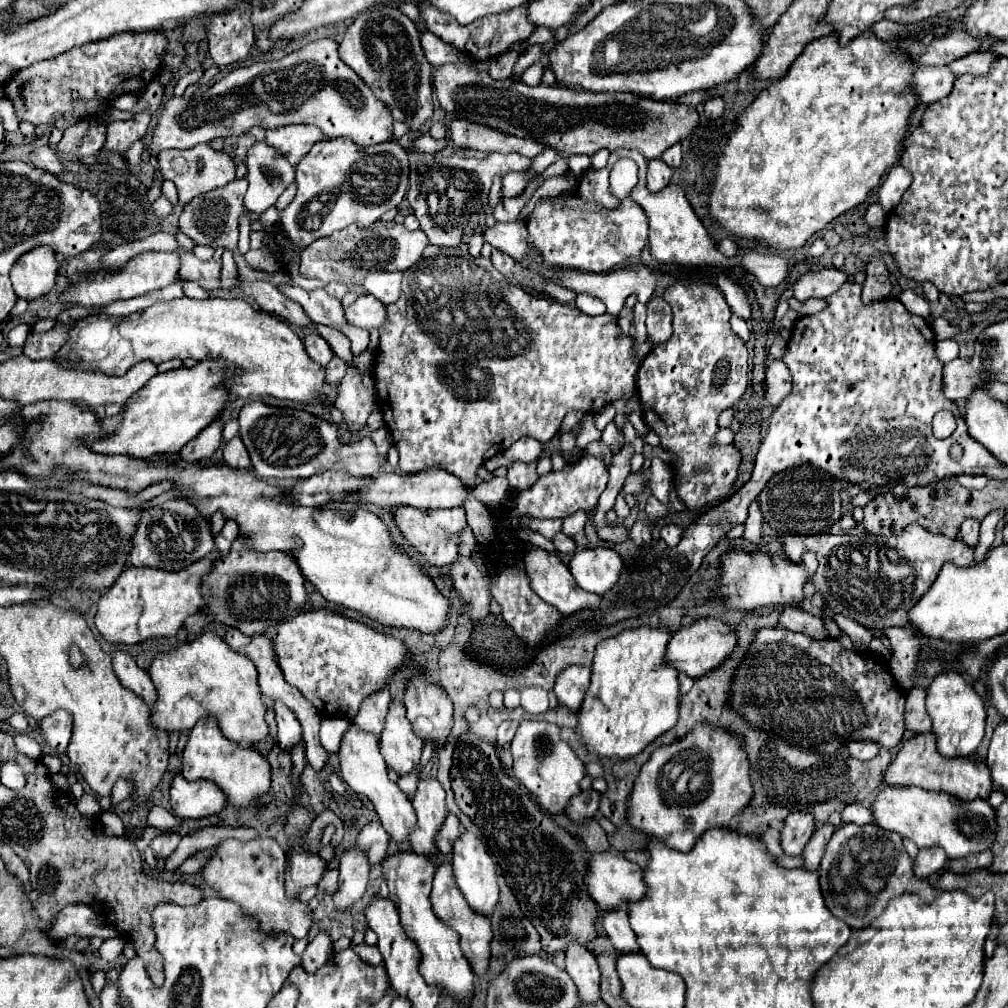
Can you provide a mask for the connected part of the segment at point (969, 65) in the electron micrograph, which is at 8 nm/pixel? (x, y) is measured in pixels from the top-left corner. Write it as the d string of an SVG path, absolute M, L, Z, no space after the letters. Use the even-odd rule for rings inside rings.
M976 51L976 53L970 53L970 55L964 55L960 59L956 59L954 63L950 63L950 71L958 77L958 75L964 75L964 73L972 73L972 75L980 75L980 73L986 73L990 63L996 59L996 55L988 53L988 51Z

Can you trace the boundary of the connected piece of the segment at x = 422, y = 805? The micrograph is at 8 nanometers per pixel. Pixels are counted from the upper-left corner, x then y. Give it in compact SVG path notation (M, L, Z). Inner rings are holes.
M422 777L418 781L418 791L412 799L412 805L416 809L416 827L412 831L412 851L416 855L424 855L430 859L436 859L438 847L436 847L436 835L444 825L446 819L446 793L442 785L432 777Z

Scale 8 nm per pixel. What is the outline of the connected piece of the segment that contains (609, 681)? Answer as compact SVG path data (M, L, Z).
M628 629L596 645L592 681L576 711L576 733L582 747L600 759L628 759L642 753L652 741L678 721L678 671L664 665L670 635L664 629Z

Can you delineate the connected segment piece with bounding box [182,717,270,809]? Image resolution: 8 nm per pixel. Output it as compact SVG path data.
M212 717L200 719L190 731L186 749L182 753L182 777L188 781L206 779L216 783L224 791L228 805L232 805L234 809L248 807L252 801L256 801L270 789L268 761L258 751L242 749L236 743L228 741L216 727L216 721L212 721Z

